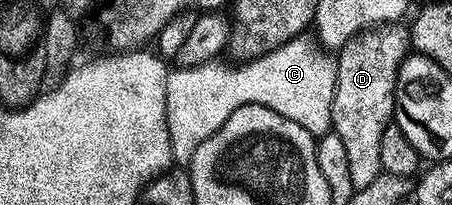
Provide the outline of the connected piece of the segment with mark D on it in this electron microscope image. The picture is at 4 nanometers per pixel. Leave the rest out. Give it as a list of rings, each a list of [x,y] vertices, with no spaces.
[[[392,26],[387,31],[374,30],[363,38],[353,40],[339,51],[340,60],[335,61],[336,93],[332,107],[331,131],[336,132],[346,146],[346,159],[350,162],[350,182],[354,182],[356,189],[370,186],[370,182],[374,182],[374,178],[381,174],[378,149],[382,143],[382,130],[386,130],[396,111],[396,74],[409,52],[410,40],[405,29],[403,32],[400,26]]]

